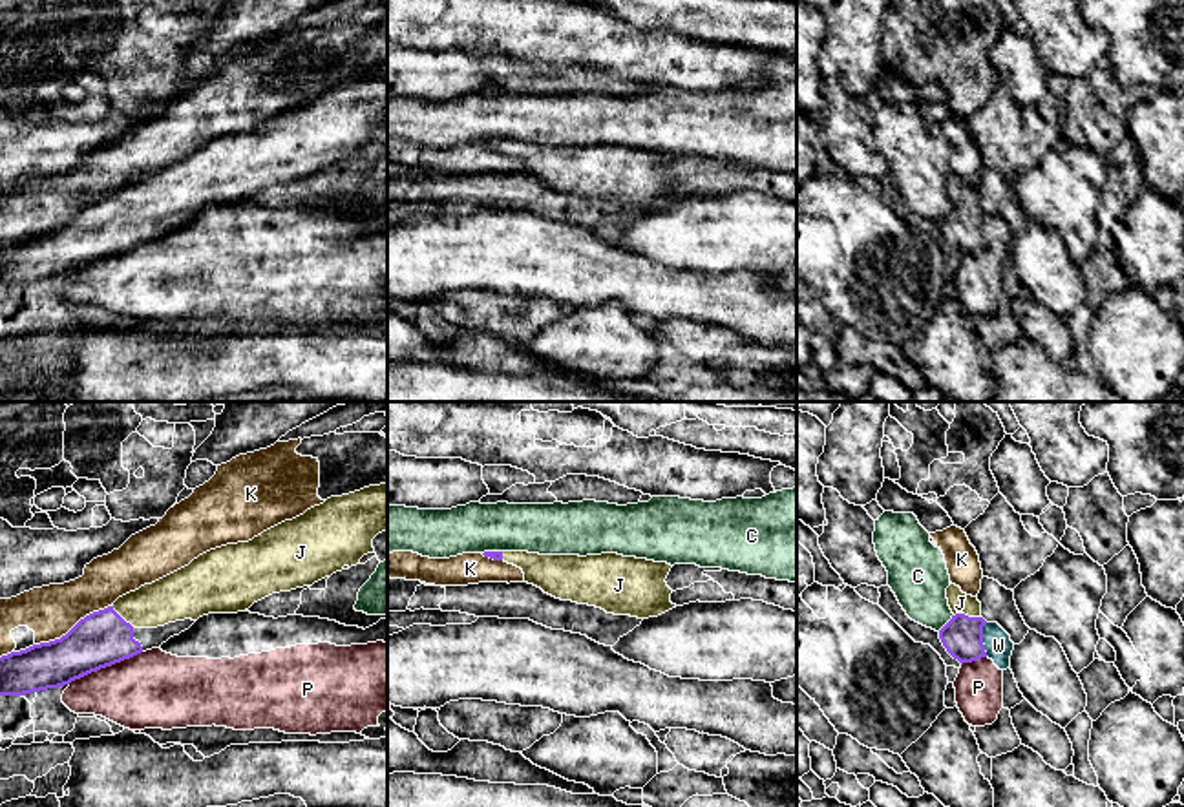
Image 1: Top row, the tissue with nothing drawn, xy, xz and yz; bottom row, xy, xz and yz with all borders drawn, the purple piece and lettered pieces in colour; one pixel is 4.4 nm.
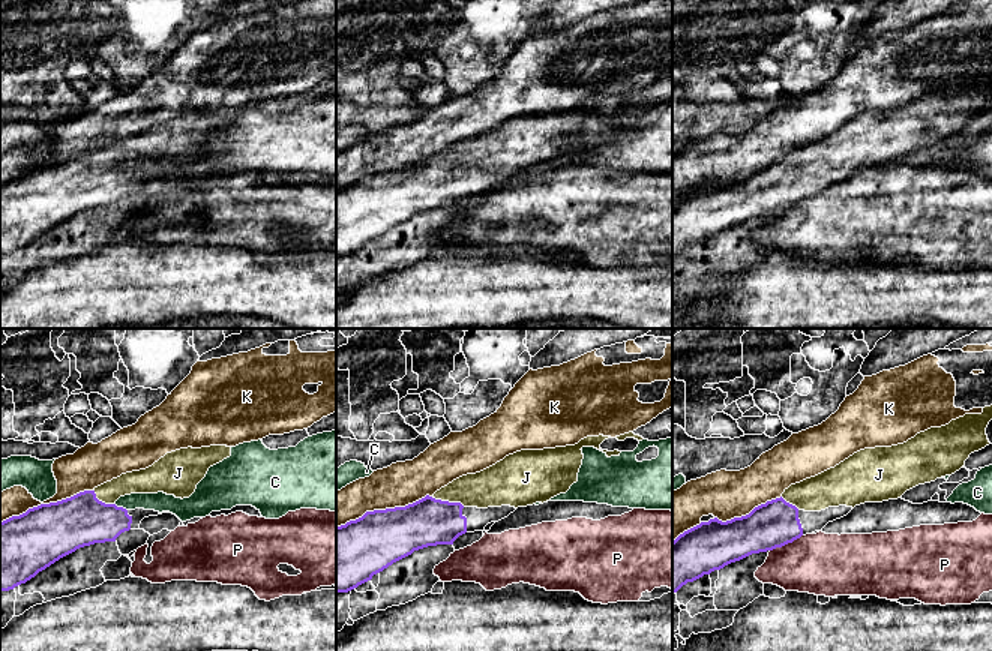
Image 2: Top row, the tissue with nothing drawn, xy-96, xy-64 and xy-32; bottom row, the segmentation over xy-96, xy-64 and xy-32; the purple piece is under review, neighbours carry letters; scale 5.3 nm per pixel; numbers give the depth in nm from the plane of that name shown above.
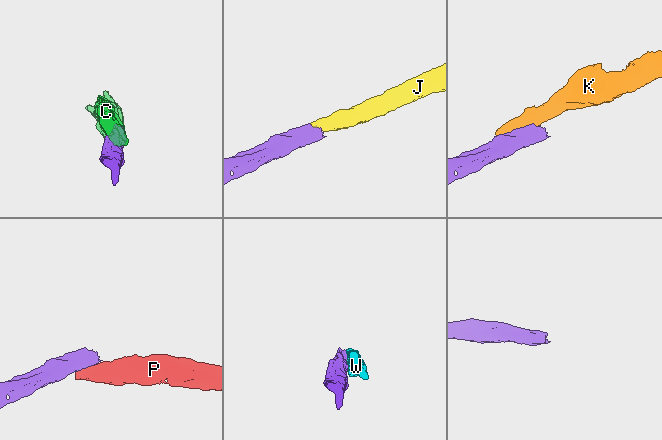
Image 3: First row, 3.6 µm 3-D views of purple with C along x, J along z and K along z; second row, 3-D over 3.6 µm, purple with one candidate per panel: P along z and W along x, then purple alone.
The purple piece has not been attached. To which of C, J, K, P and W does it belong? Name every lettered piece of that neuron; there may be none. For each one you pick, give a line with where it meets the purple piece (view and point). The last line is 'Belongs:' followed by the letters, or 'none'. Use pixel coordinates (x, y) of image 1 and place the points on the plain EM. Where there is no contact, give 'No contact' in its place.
J: Touches purple at yz (967, 207)
Belongs: J

